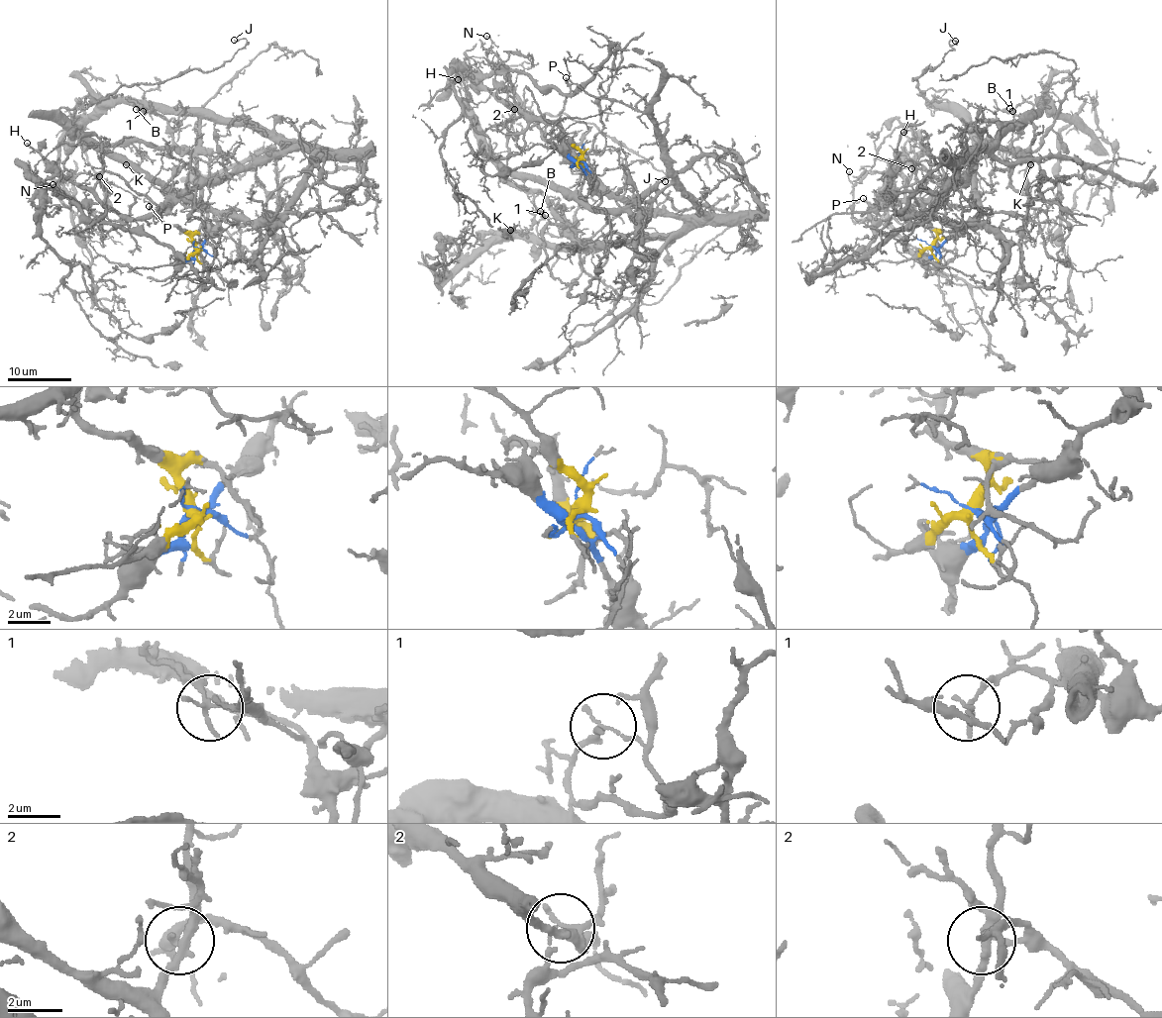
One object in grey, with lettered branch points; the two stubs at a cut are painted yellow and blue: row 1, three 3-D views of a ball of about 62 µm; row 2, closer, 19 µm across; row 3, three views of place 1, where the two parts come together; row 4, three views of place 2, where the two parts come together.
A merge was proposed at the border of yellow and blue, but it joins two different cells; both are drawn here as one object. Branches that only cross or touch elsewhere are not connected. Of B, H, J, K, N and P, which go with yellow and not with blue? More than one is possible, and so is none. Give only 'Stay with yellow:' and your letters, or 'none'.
Stay with yellow: H, N, P

